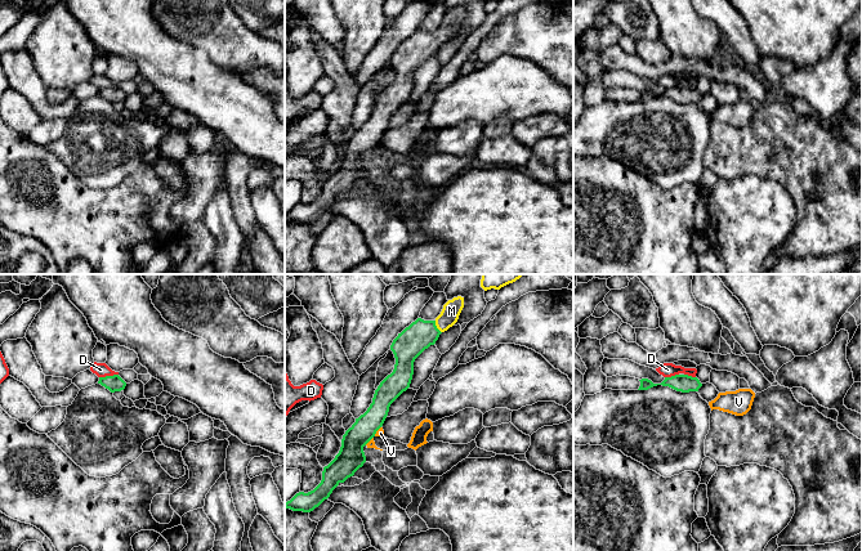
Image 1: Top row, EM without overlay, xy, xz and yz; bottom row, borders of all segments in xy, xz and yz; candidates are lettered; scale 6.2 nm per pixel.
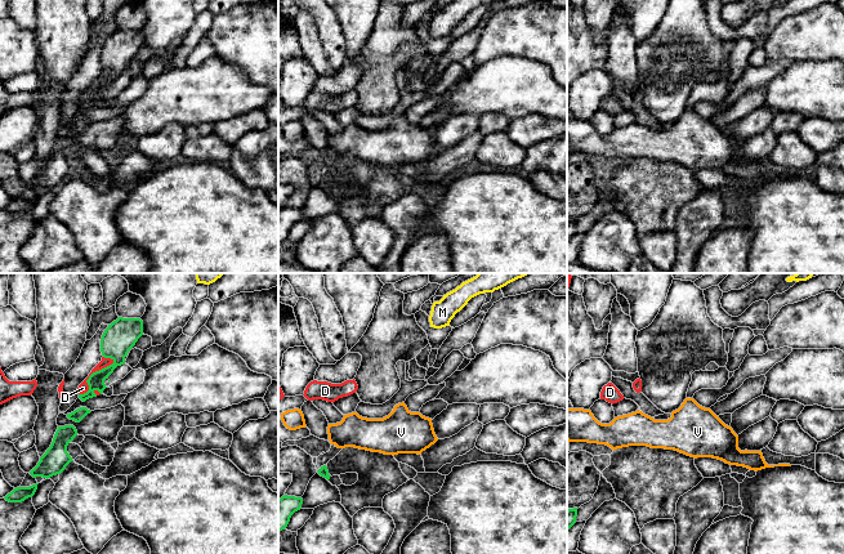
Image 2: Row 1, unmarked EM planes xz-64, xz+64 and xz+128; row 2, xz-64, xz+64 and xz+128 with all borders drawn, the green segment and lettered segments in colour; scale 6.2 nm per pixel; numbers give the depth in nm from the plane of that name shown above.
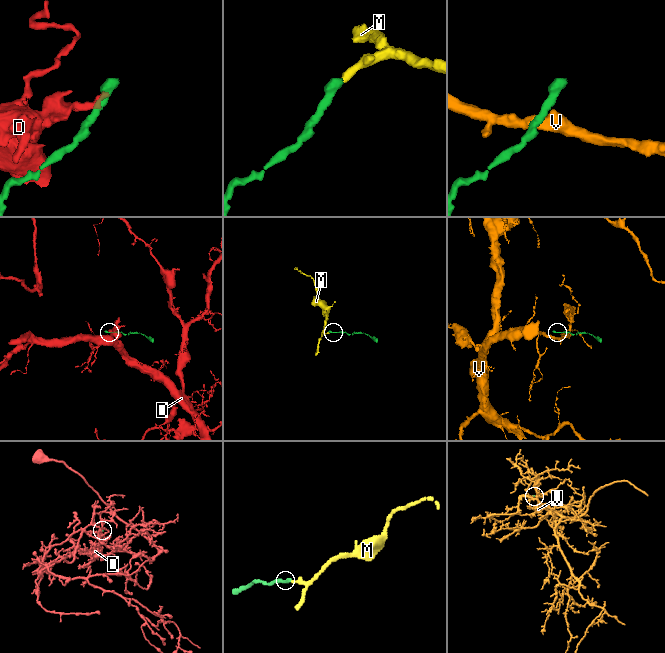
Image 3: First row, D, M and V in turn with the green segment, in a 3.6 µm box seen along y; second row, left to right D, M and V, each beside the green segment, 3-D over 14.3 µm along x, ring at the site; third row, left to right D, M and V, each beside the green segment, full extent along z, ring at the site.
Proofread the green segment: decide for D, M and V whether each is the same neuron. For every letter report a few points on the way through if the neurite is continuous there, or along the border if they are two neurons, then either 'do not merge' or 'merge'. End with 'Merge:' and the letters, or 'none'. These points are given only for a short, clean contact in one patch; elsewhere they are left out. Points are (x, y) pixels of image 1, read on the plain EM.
D: do not merge
M: across xz (416, 49), (436, 39), (451, 22) | merge
V: along xz (380, 138), (365, 156) | do not merge
Merge: M

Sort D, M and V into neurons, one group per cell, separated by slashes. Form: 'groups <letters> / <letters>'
groups D / M / V

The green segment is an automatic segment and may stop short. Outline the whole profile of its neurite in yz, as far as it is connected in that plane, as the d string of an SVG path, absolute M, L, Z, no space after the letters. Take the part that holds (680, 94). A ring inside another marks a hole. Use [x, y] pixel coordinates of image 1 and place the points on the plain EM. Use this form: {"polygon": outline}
{"polygon": "M675 86L671 89L665 89L665 91L661 95L653 95L648 90L642 90L639 93L640 98L638 102L648 102L653 98L662 97L662 98L669 98L676 103L689 104L689 103L698 103L698 100L702 98L702 95L697 89L692 89L688 86Z"}

